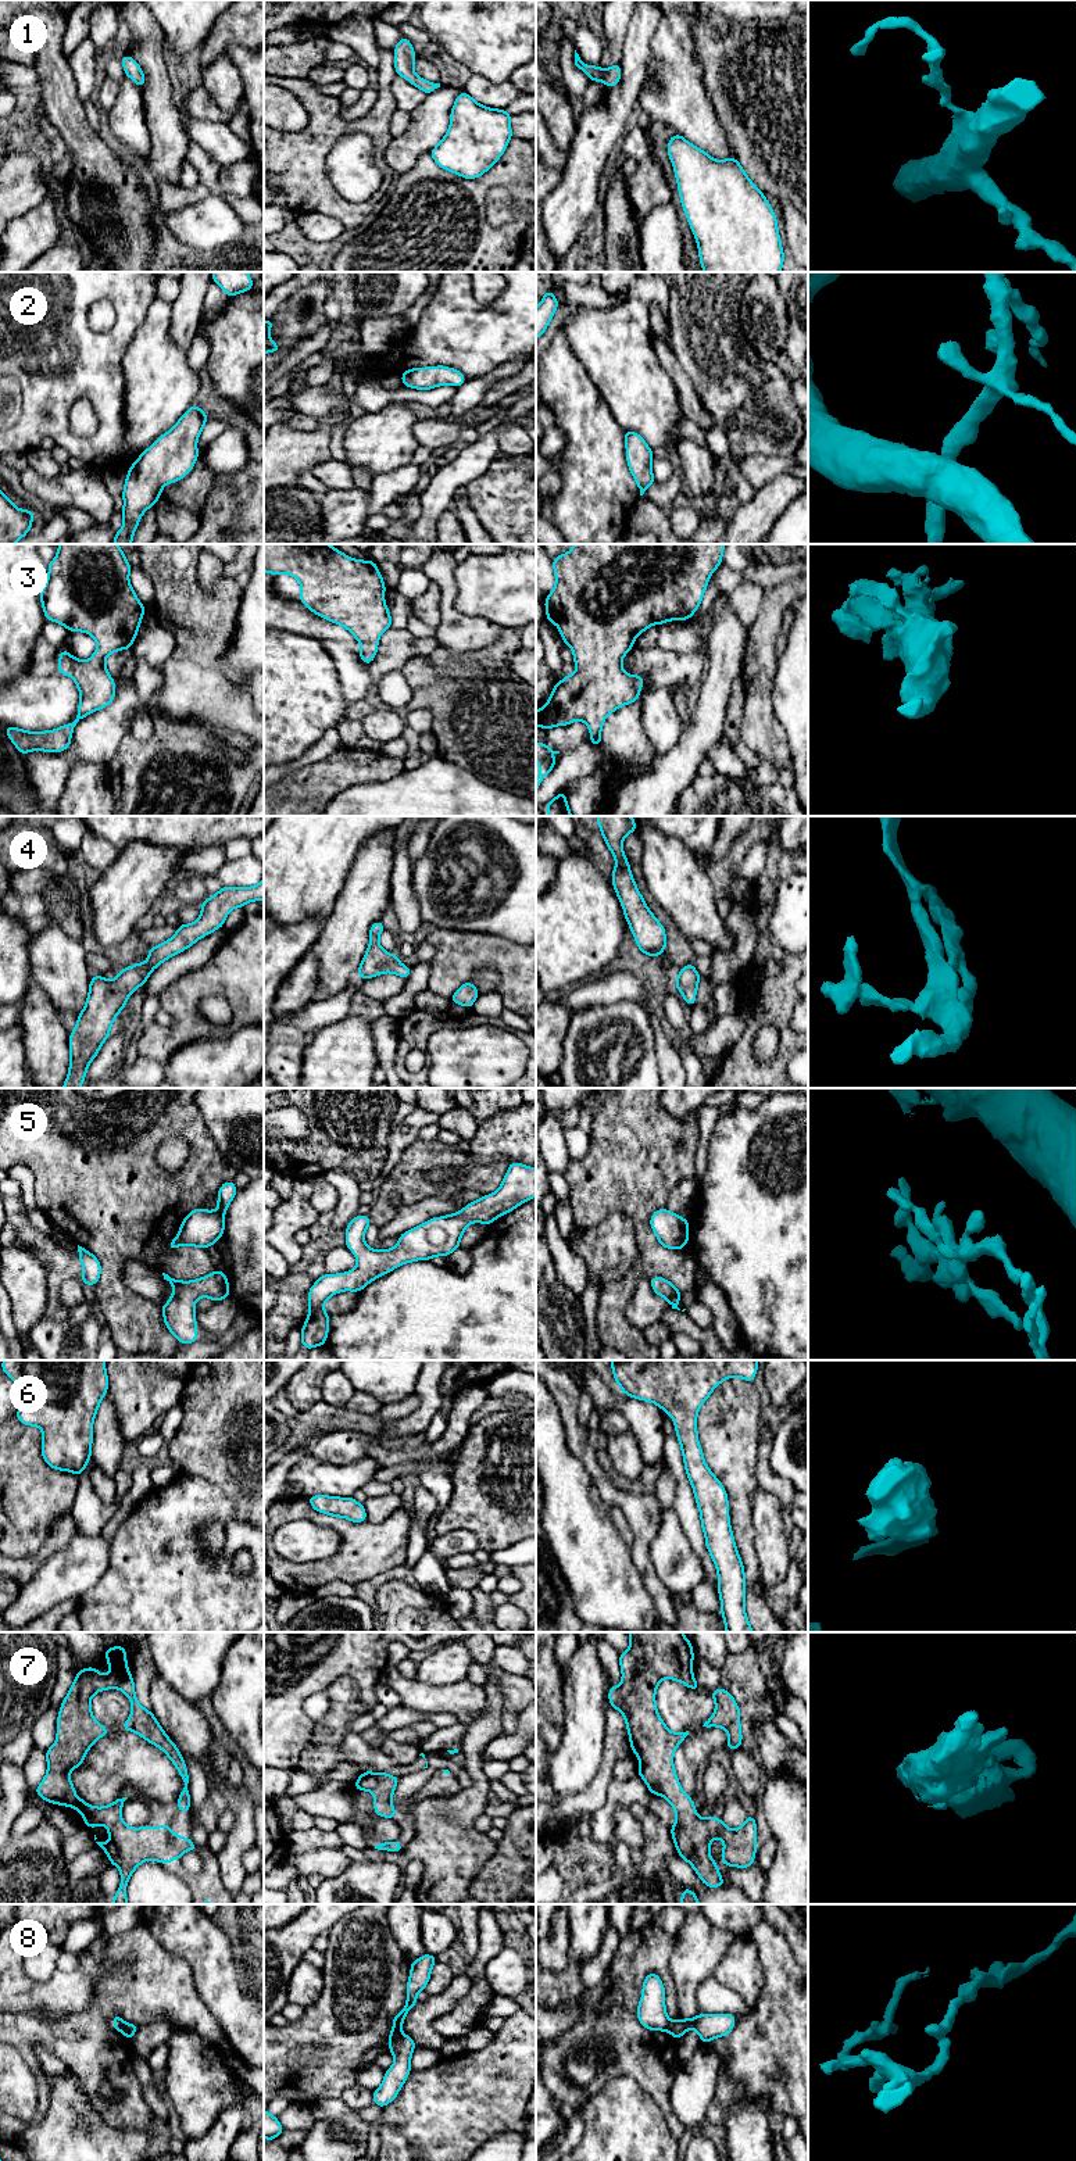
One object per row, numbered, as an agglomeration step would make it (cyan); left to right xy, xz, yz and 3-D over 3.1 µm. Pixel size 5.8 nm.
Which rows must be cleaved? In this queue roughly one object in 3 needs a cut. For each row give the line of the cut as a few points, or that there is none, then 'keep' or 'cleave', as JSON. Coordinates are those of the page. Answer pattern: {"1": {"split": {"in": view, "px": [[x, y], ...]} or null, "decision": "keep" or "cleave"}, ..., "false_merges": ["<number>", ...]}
{"1": {"split": null, "decision": "keep"}, "2": {"split": null, "decision": "keep"}, "3": {"split": null, "decision": "keep"}, "4": {"split": null, "decision": "keep"}, "5": {"split": null, "decision": "keep"}, "6": {"split": null, "decision": "keep"}, "7": {"split": null, "decision": "keep"}, "8": {"split": {"in": "xz", "px": [[400, 2031], [390, 2040]]}, "decision": "cleave"}, "false_merges": ["8"]}

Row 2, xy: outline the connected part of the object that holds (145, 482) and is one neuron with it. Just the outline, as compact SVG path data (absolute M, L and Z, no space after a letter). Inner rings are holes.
M192 404L180 419L129 466L122 491L124 526L115 532L114 544L132 544L142 515L155 505L162 487L179 482L193 469L199 457L196 444L207 423L205 414Z

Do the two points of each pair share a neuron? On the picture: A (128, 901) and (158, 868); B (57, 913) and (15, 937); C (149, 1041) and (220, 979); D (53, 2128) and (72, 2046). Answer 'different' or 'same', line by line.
A: same
B: different
C: same
D: different

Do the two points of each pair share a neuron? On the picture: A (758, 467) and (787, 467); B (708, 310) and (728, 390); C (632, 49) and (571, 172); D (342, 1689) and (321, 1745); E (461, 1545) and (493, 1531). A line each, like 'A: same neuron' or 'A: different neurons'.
A: same neuron
B: same neuron
C: same neuron
D: same neuron
E: different neurons

